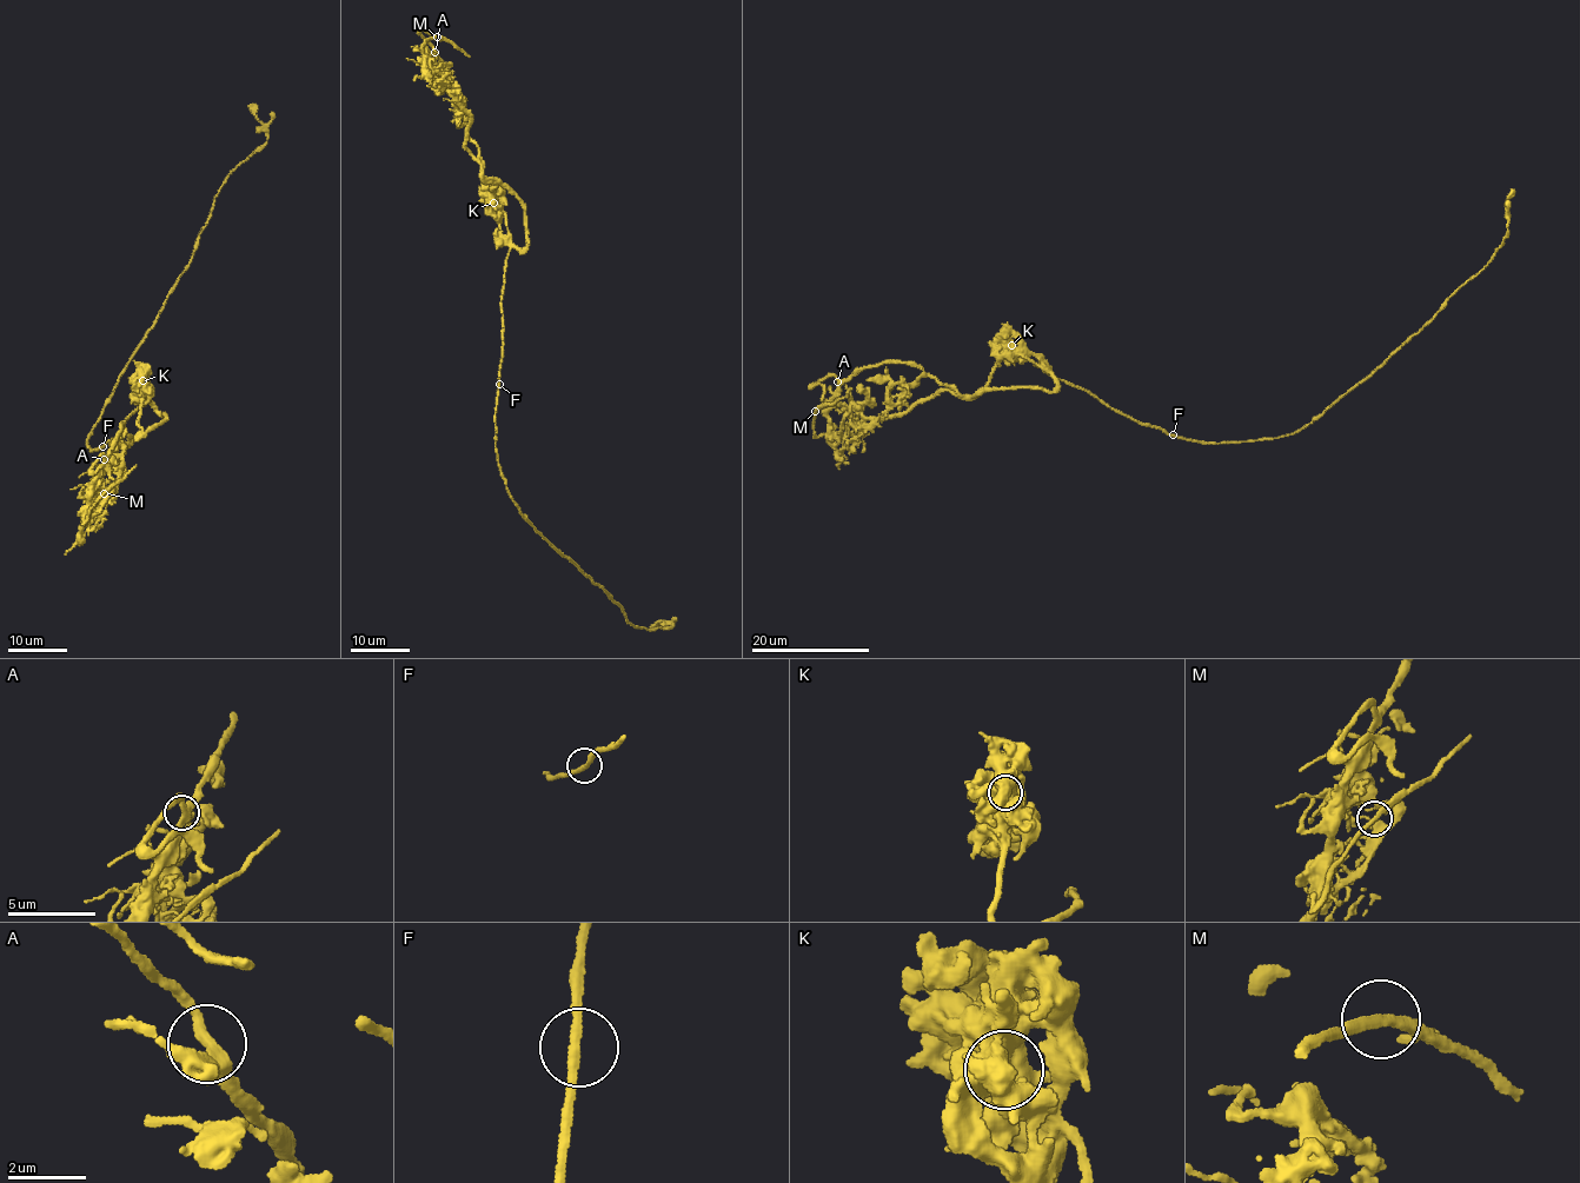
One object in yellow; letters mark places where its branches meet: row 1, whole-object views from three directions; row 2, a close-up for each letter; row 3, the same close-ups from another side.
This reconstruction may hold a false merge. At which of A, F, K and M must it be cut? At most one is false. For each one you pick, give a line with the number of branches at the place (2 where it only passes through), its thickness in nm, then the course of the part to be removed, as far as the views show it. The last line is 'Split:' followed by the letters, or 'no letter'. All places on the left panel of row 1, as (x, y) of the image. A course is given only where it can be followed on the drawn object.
K: branches 3; calibre 600 nm; course (143, 381), (141, 392), (168, 419), (131, 444), (121, 424), (95, 480), (80, 540), (64, 555)
Split: K

